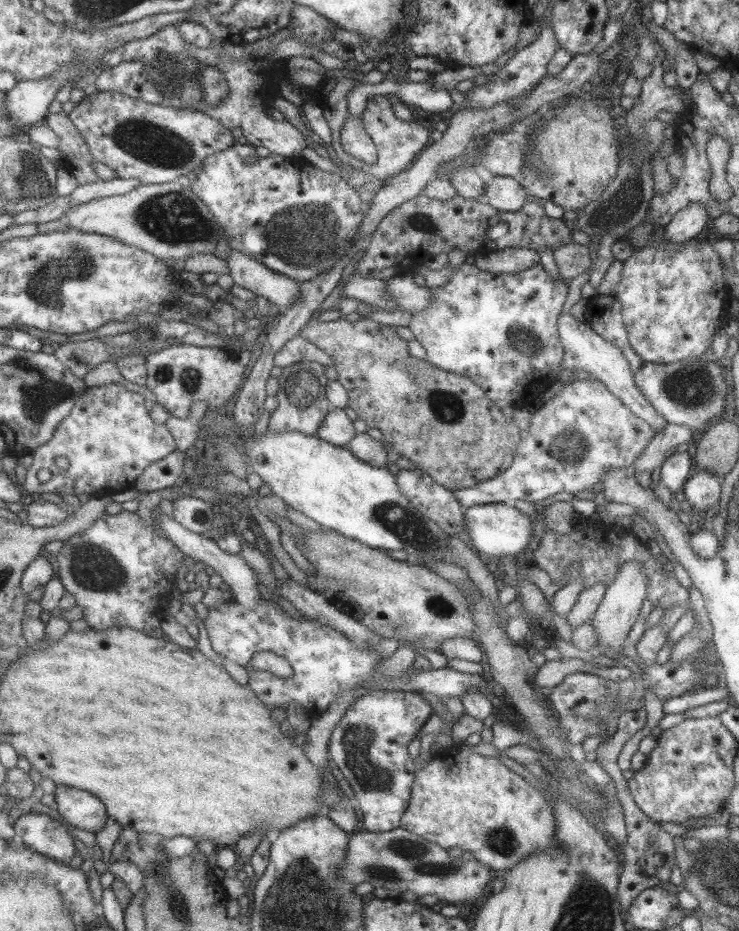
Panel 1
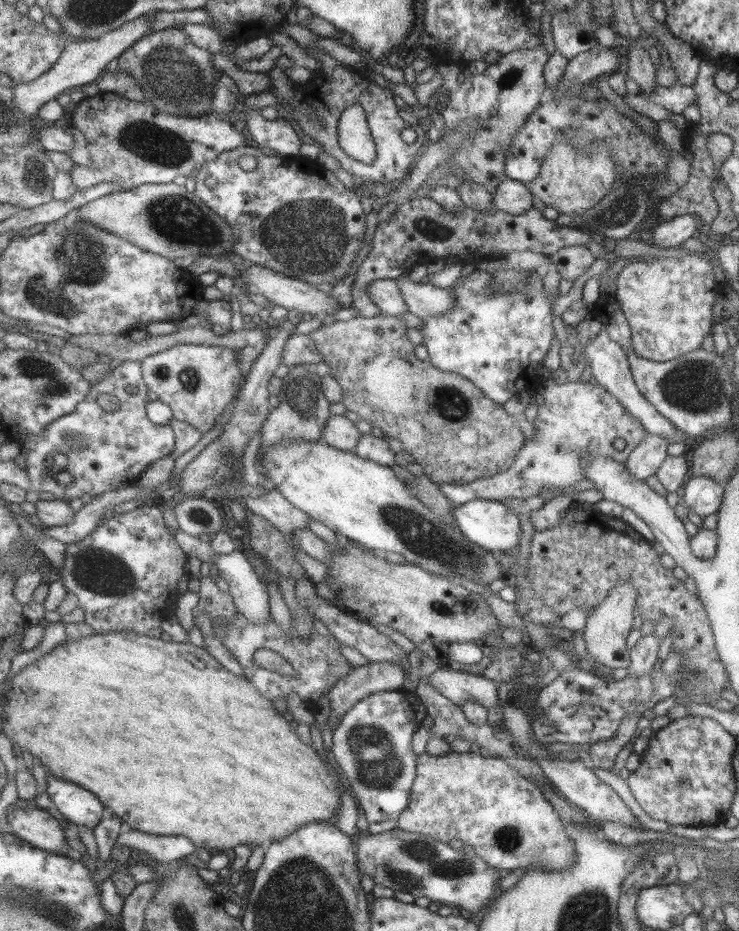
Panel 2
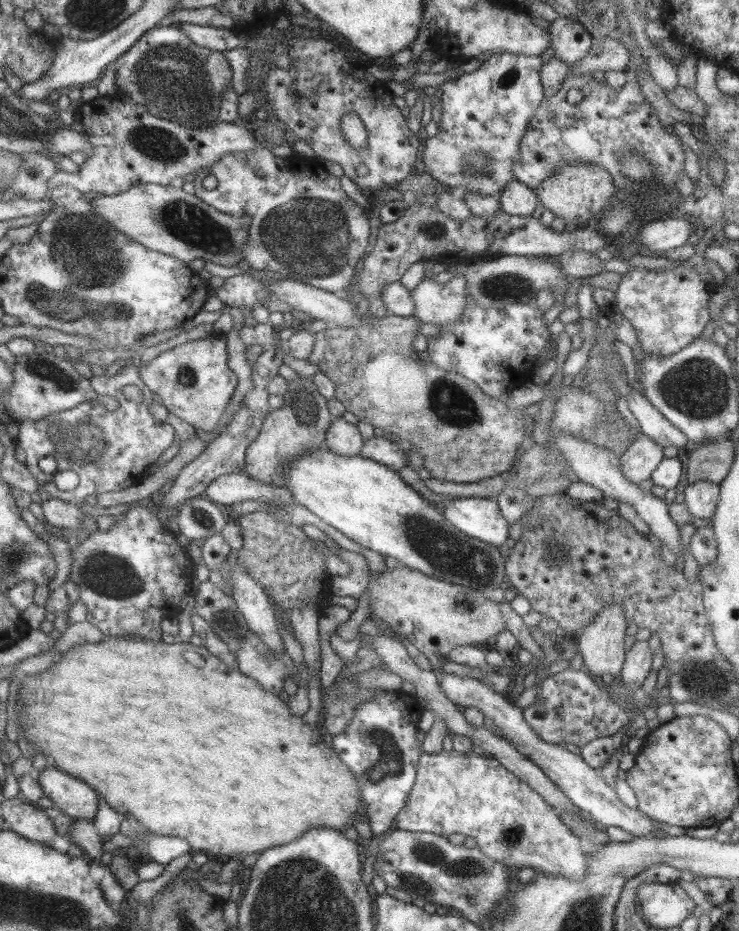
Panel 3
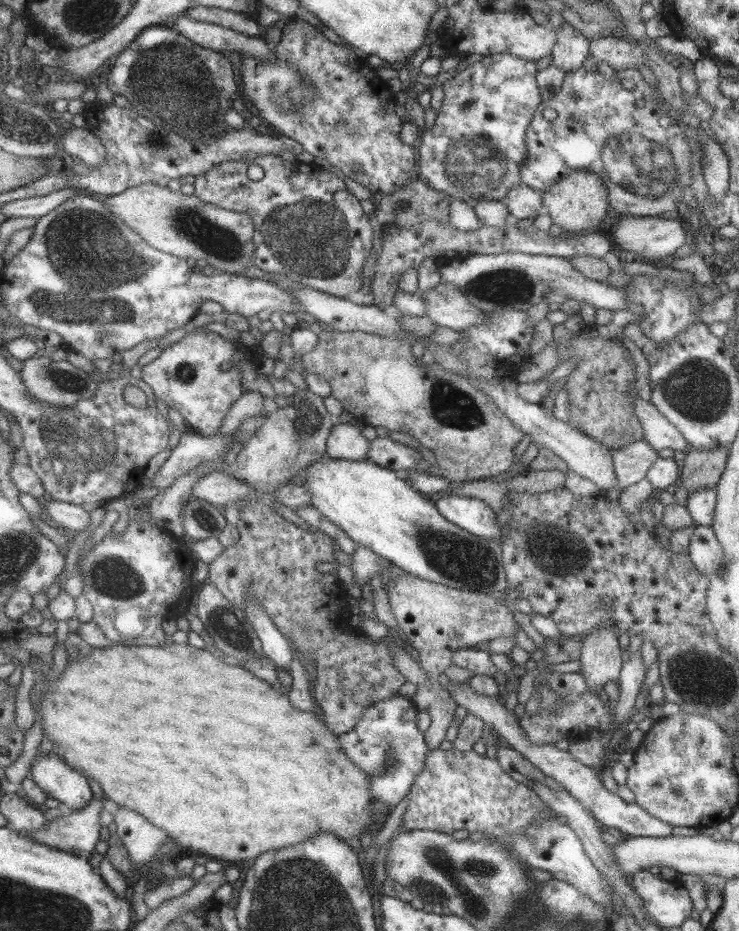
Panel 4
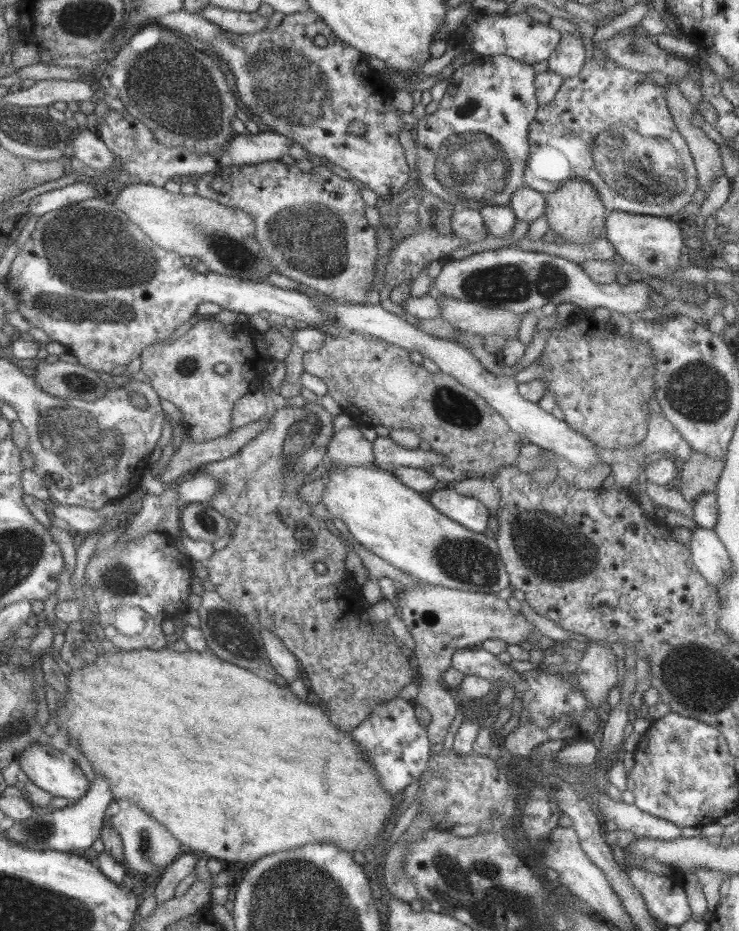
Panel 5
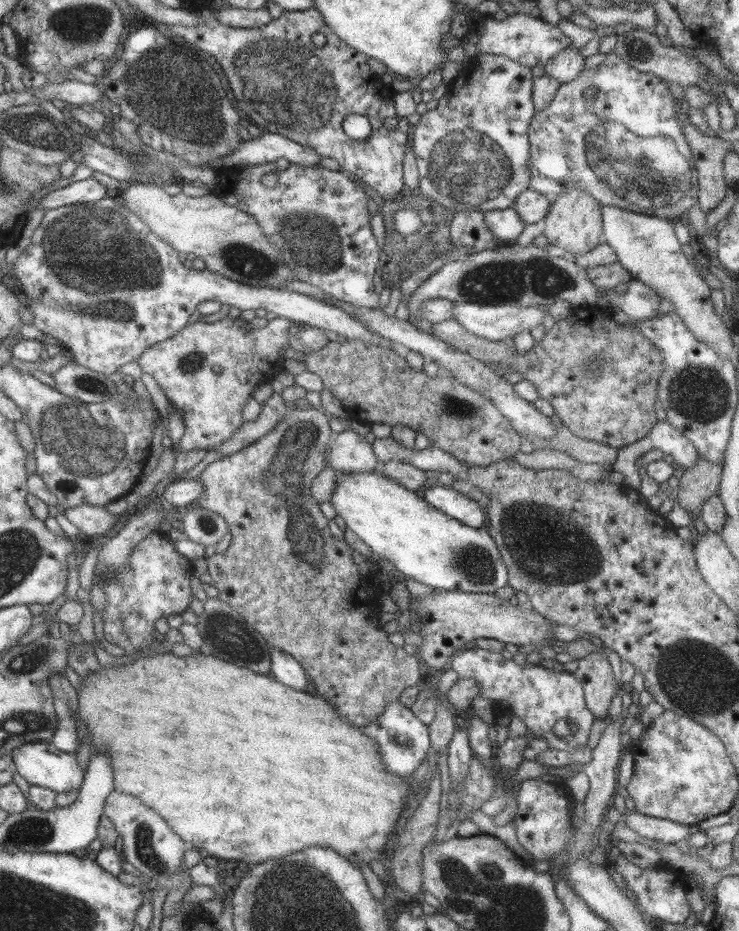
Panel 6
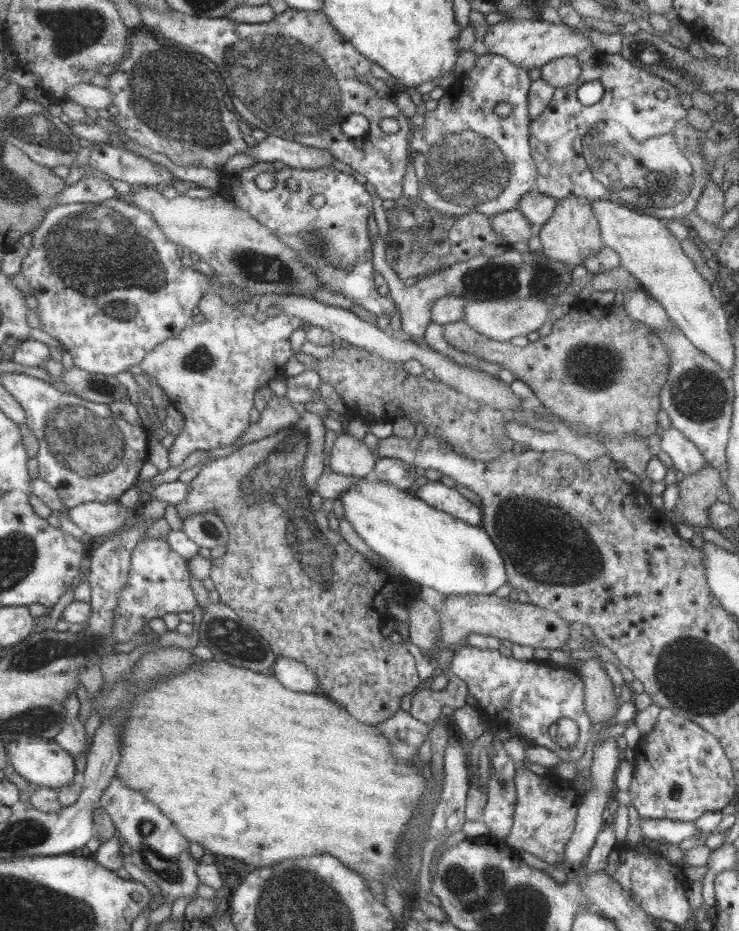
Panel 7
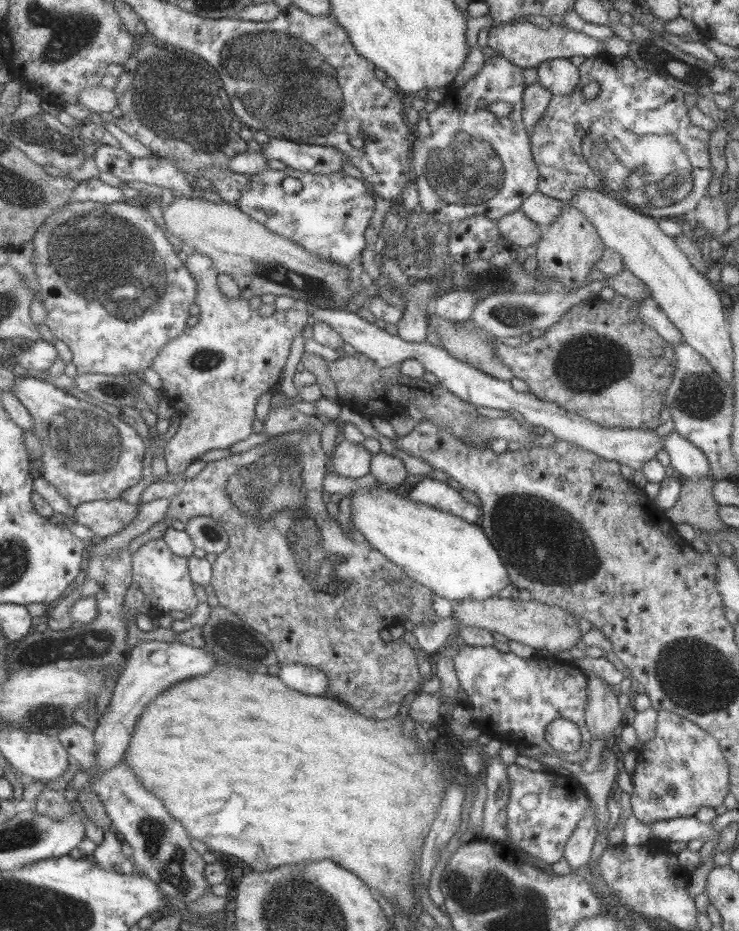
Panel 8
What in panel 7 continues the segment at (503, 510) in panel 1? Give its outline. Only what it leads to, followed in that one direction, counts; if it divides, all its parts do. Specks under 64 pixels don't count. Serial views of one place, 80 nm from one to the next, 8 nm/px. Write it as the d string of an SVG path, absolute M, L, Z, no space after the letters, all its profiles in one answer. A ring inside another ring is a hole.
M426 480L415 491L415 496L425 504L442 510L471 526L480 526L482 510L469 502L457 489L447 487L441 481Z

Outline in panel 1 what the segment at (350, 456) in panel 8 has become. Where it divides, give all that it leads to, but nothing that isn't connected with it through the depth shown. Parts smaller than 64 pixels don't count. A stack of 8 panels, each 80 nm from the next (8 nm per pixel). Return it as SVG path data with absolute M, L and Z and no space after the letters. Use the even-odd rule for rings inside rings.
M332 408L321 421L316 436L335 446L347 447L348 442L356 435L352 421L343 409Z

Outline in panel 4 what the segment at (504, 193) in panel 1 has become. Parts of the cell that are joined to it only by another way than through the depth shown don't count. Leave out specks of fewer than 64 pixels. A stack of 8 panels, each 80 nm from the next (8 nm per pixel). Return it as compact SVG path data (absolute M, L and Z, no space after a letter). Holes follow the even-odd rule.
M522 183L509 190L503 201L514 220L534 218L543 211L541 192Z

